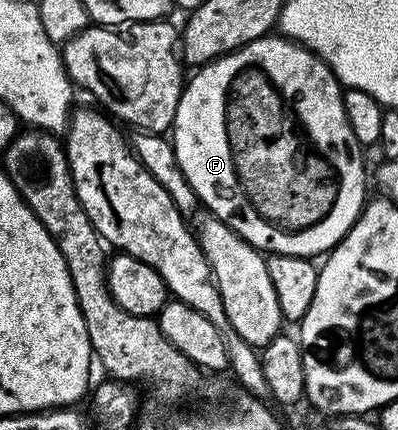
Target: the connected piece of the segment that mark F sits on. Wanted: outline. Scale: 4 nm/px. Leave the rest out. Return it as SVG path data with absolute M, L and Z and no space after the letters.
M265 36L258 40L254 40L250 44L246 44L245 46L239 46L236 50L229 51L228 54L221 54L220 57L215 58L214 61L207 62L204 66L199 67L199 69L193 74L196 75L194 75L192 79L190 79L190 77L187 79L186 85L181 92L180 103L177 105L176 118L170 129L170 141L172 147L176 149L176 159L178 160L178 164L186 176L186 180L194 188L197 199L199 199L203 205L205 202L205 204L212 209L209 210L211 217L222 220L238 236L245 238L255 250L267 252L269 255L285 254L286 256L298 256L299 258L311 259L315 259L317 257L316 254L320 254L319 256L327 255L348 235L350 228L355 224L360 211L364 209L366 201L366 195L364 195L364 158L360 155L360 153L362 153L362 147L360 141L354 136L354 132L350 132L350 124L346 120L346 108L344 107L344 90L341 87L340 81L334 76L332 69L330 69L329 66L327 66L326 63L313 52L313 50L307 50L307 48L300 45L300 43L293 42L290 38L285 38L283 36Z

